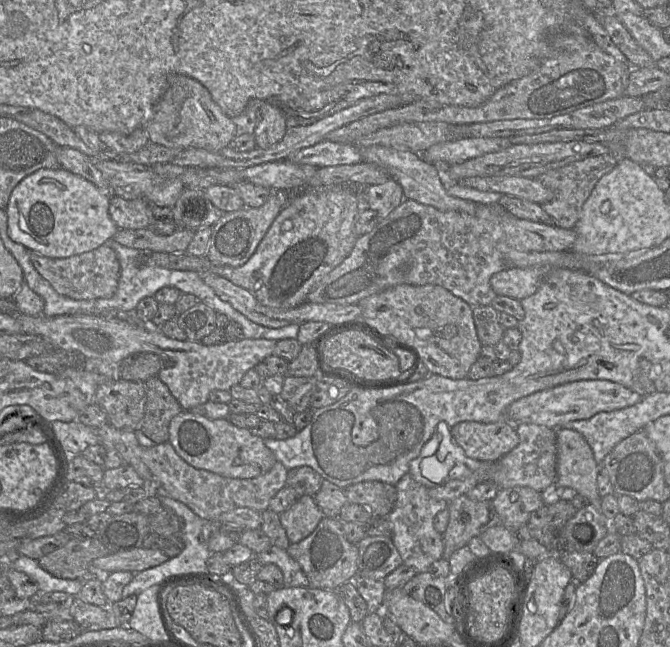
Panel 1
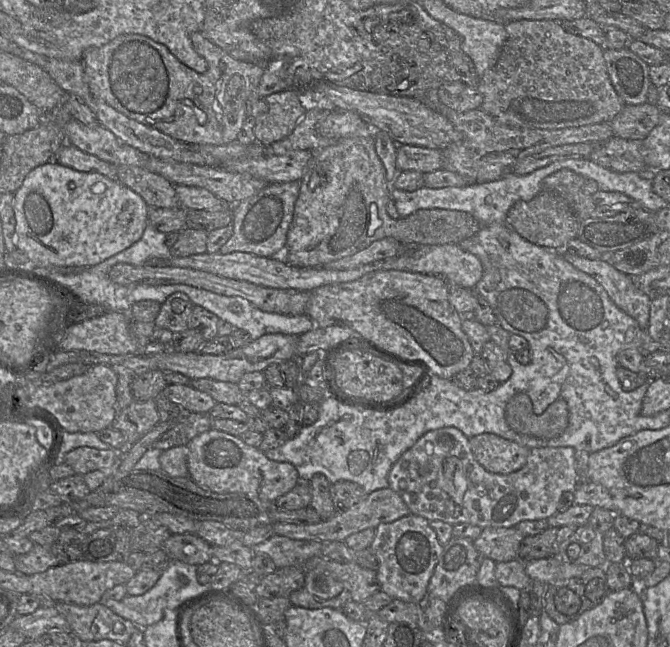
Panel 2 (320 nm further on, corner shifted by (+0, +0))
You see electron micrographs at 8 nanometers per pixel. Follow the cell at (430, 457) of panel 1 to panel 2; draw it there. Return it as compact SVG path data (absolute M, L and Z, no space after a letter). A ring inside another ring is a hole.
M443 427L426 432L416 443L404 452L392 466L388 475L389 488L398 493L408 506L410 513L424 517L428 521L443 521L451 525L466 523L478 526L482 529L487 527L515 527L522 521L547 520L549 517L560 512L562 497L565 493L573 493L578 485L578 473L575 465L575 449L573 447L539 447L530 449L526 464L519 470L509 474L498 474L486 470L475 459L470 447L469 438L458 428Z

